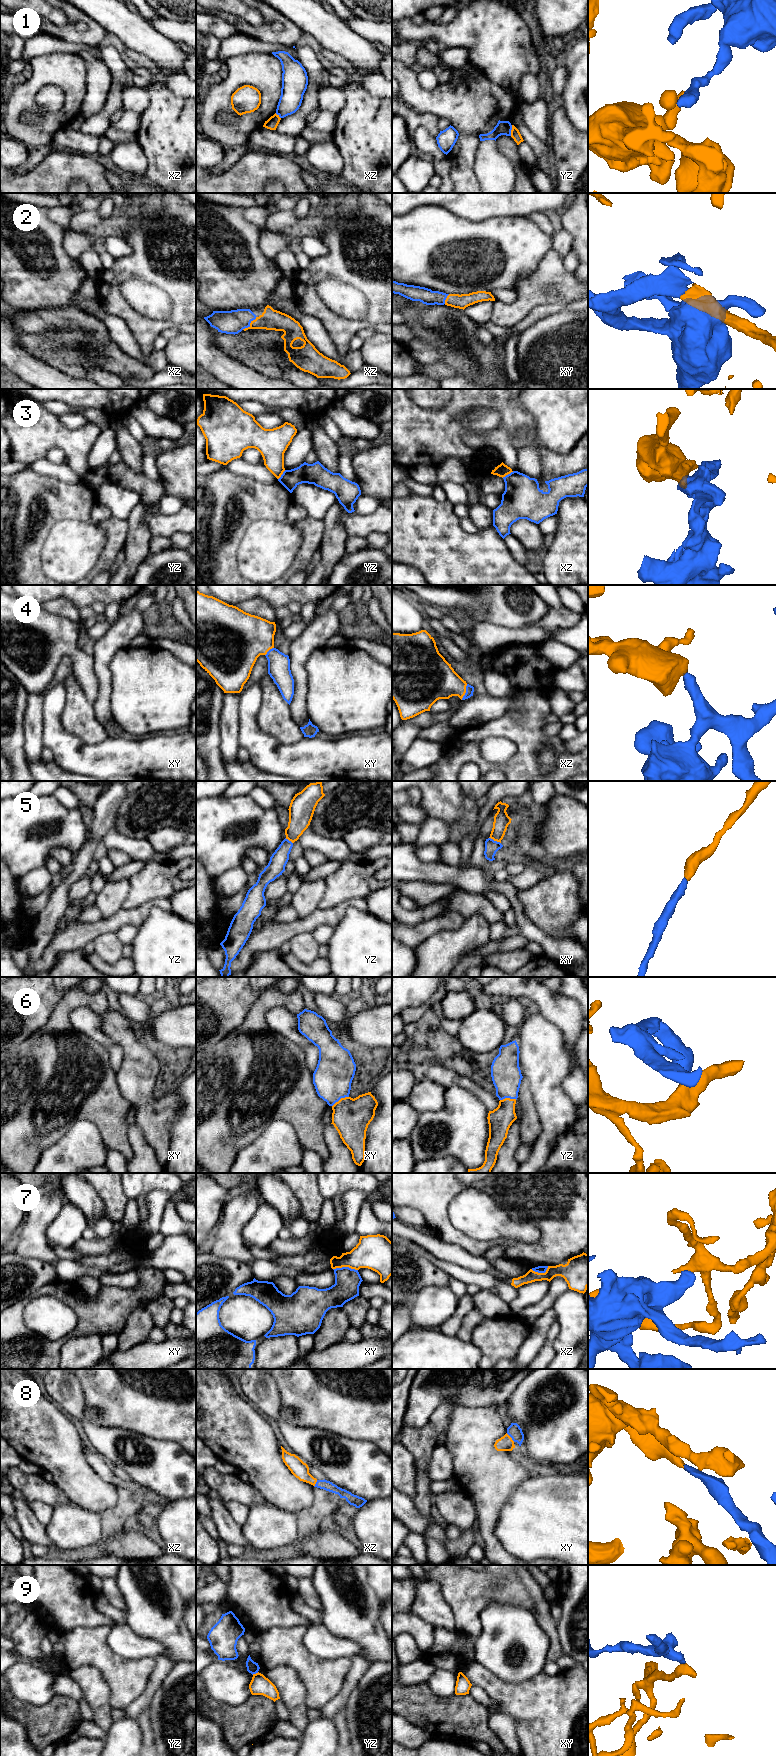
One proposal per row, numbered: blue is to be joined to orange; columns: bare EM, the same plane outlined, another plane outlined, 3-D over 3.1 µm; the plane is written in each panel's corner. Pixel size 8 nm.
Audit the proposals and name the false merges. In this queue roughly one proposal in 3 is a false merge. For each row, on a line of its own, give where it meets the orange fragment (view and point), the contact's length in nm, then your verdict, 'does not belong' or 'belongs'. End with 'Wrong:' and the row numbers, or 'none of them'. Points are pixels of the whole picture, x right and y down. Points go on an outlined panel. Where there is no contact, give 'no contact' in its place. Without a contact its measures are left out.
1: meets orange in yz at (511, 130); contact 90 nm long; does not belong
2: meets orange in xz at (250, 324); contact 160 nm long; belongs
3: meets orange in xz at (507, 474); contact 110 nm long; does not belong
4: meets orange in xz at (465, 692); contact 140 nm long; belongs
5: meets orange in xy at (495, 840); contact 110 nm long; belongs
6: meets orange in xy at (341, 1098); contact 160 nm long; belongs
7: meets orange in xy at (345, 1266); contact 200 nm long; does not belong
8: meets orange in xy at (510, 1437); contact 100 nm long; belongs
9: meets orange in yz at (256, 1673); contact 60 nm long; does not belong
Wrong: 1, 3, 7, 9

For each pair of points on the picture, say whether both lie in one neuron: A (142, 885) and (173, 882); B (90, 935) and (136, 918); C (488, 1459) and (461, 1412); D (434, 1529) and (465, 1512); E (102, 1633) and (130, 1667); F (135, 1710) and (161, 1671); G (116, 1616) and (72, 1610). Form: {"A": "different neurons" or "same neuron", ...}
{"A": "same neuron", "B": "same neuron", "C": "same neuron", "D": "different neurons", "E": "same neuron", "F": "same neuron", "G": "different neurons"}

